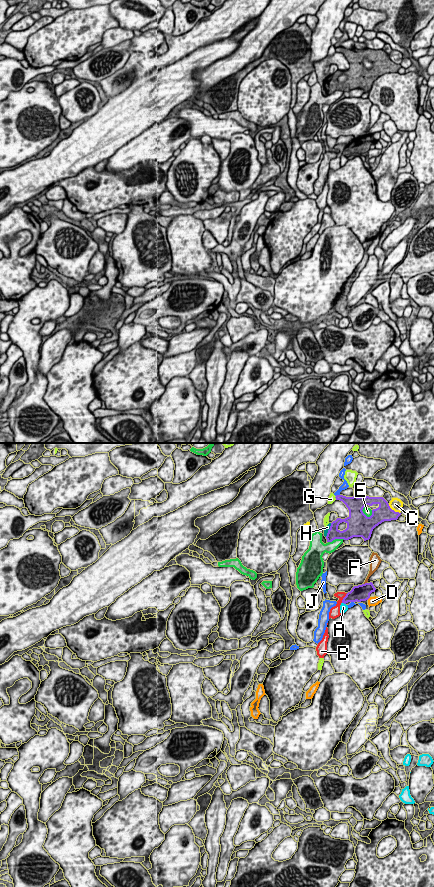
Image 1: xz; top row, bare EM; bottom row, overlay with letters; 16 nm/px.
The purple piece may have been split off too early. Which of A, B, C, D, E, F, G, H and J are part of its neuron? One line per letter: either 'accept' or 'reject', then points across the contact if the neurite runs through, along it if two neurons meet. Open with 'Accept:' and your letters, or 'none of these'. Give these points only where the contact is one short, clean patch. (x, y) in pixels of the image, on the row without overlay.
Accept: H
A: reject
B: reject
C: reject
D: reject
E: reject
F: reject
G: reject
H: accept; runs through xz (333, 85), (328, 82), (327, 79)
J: reject

